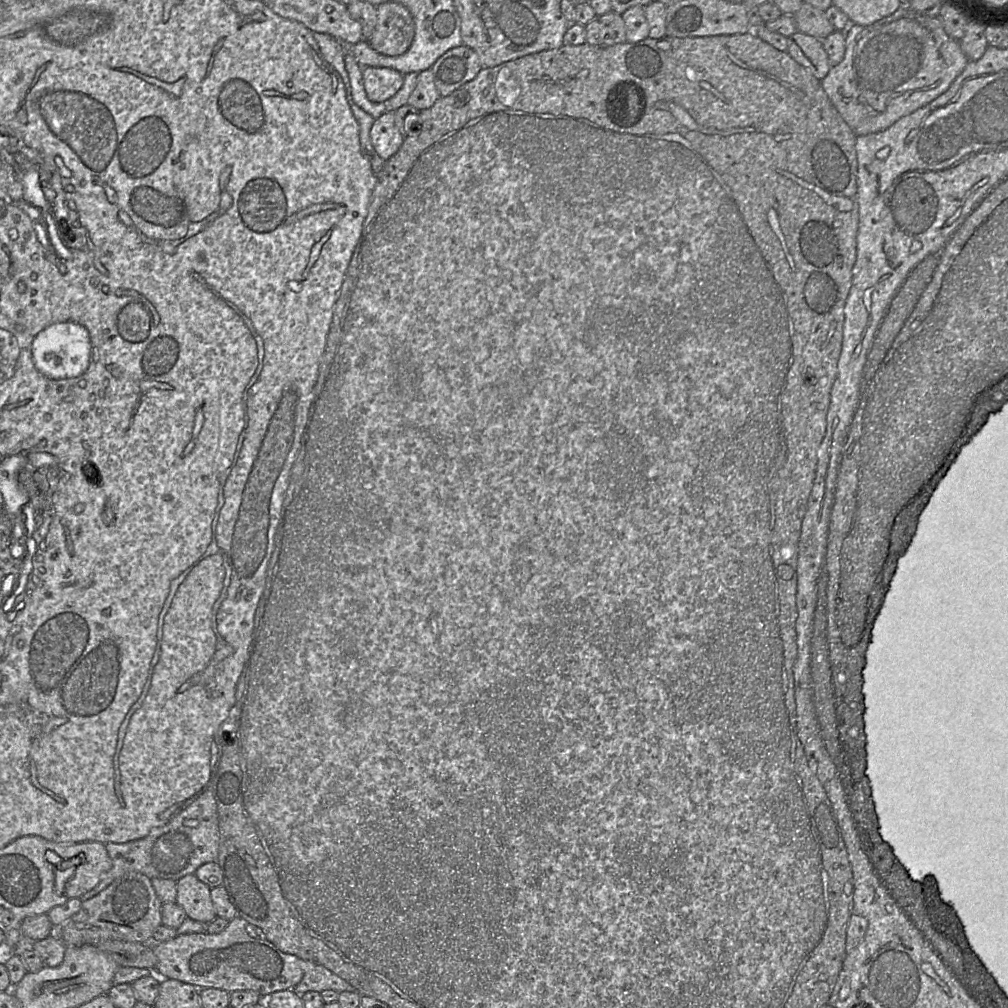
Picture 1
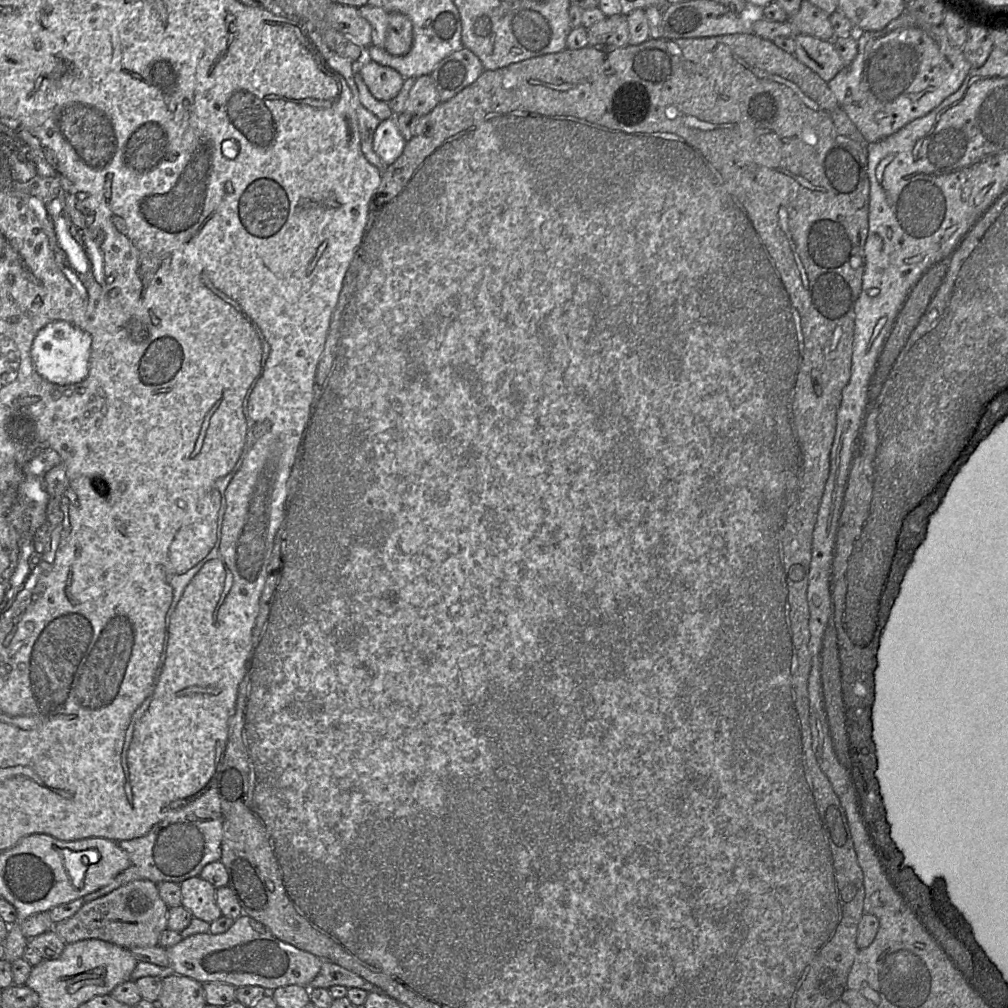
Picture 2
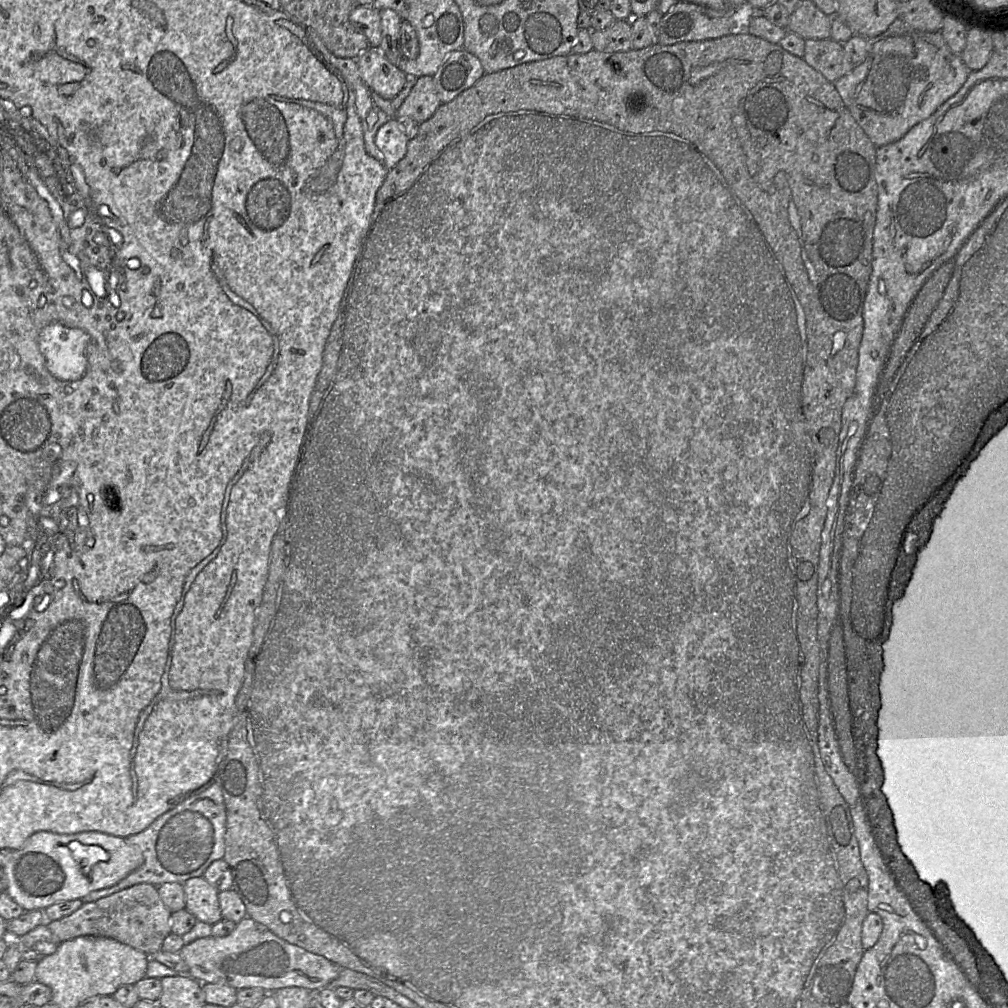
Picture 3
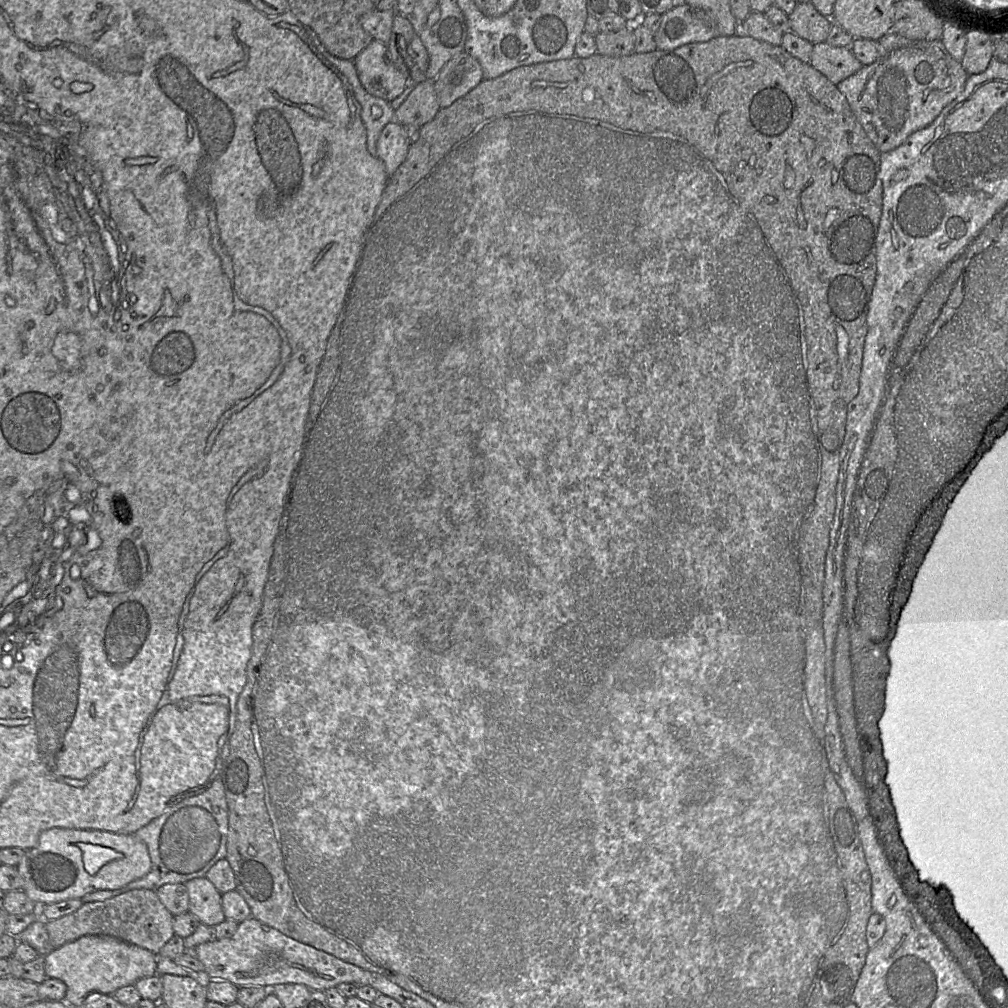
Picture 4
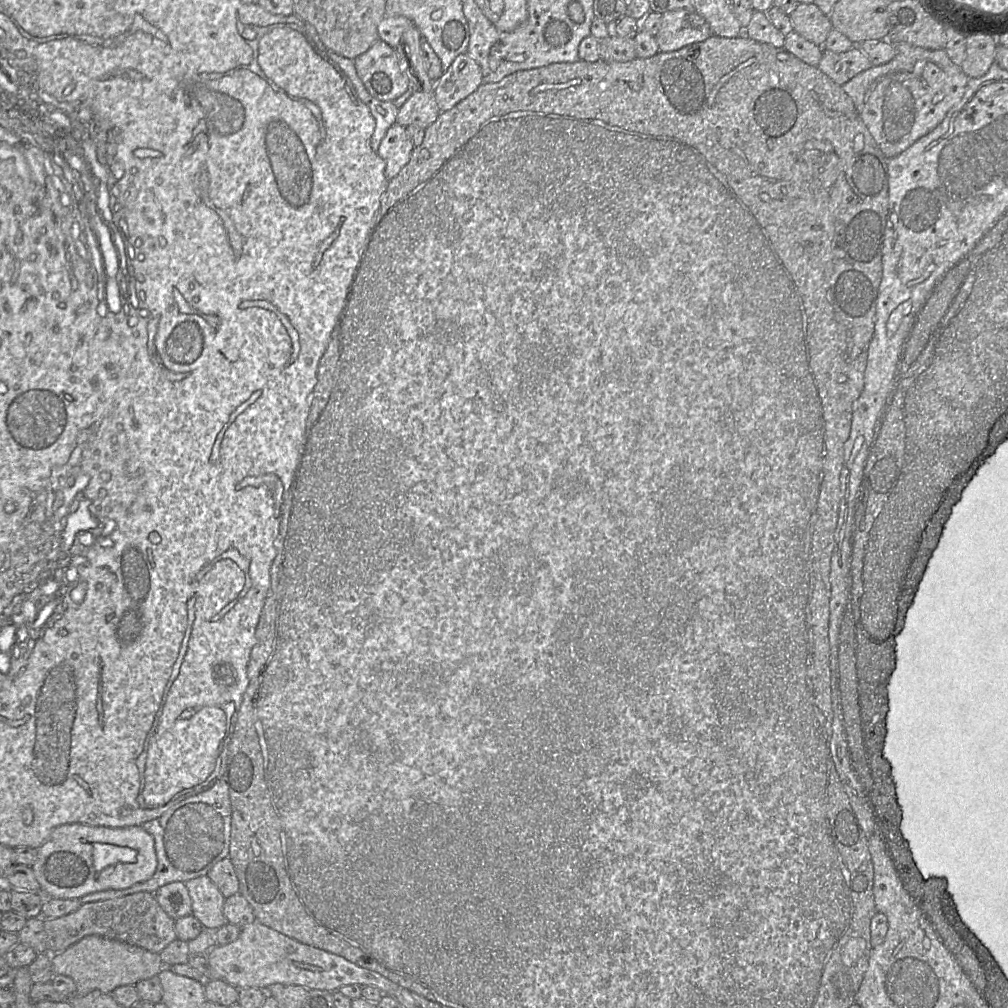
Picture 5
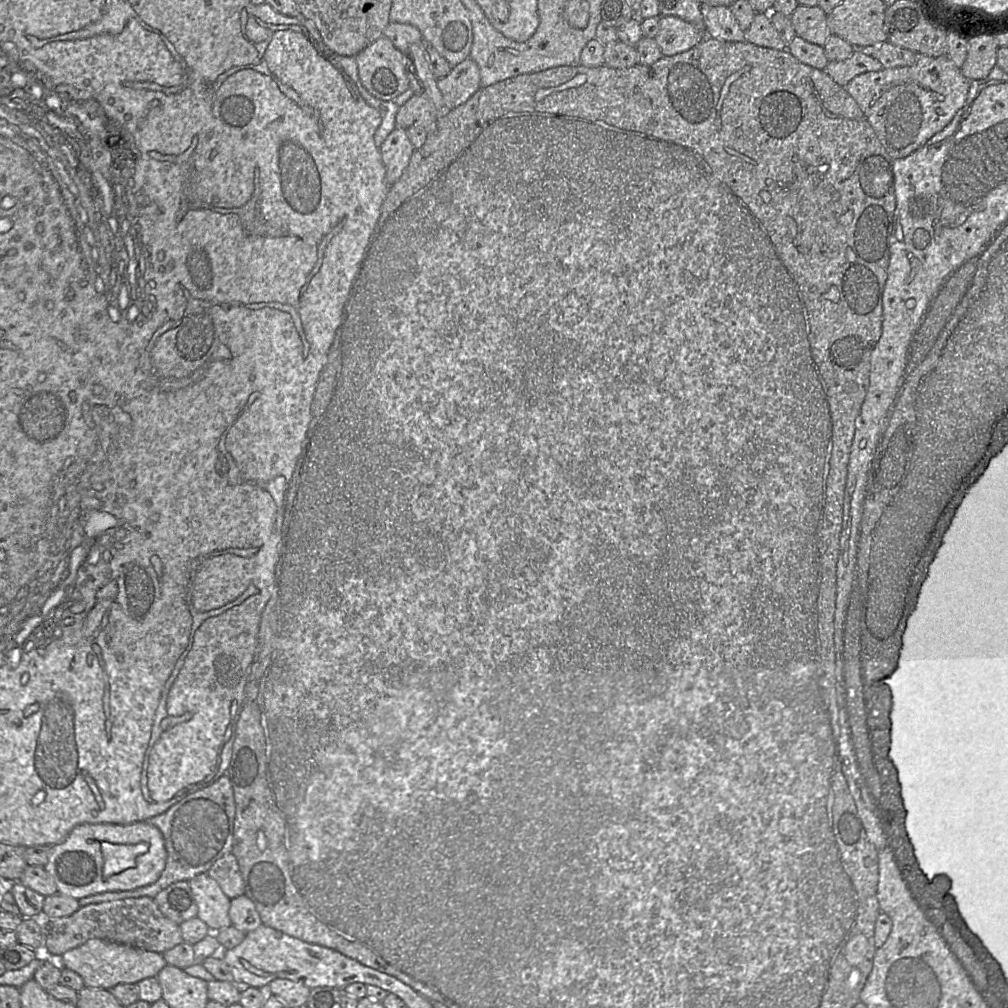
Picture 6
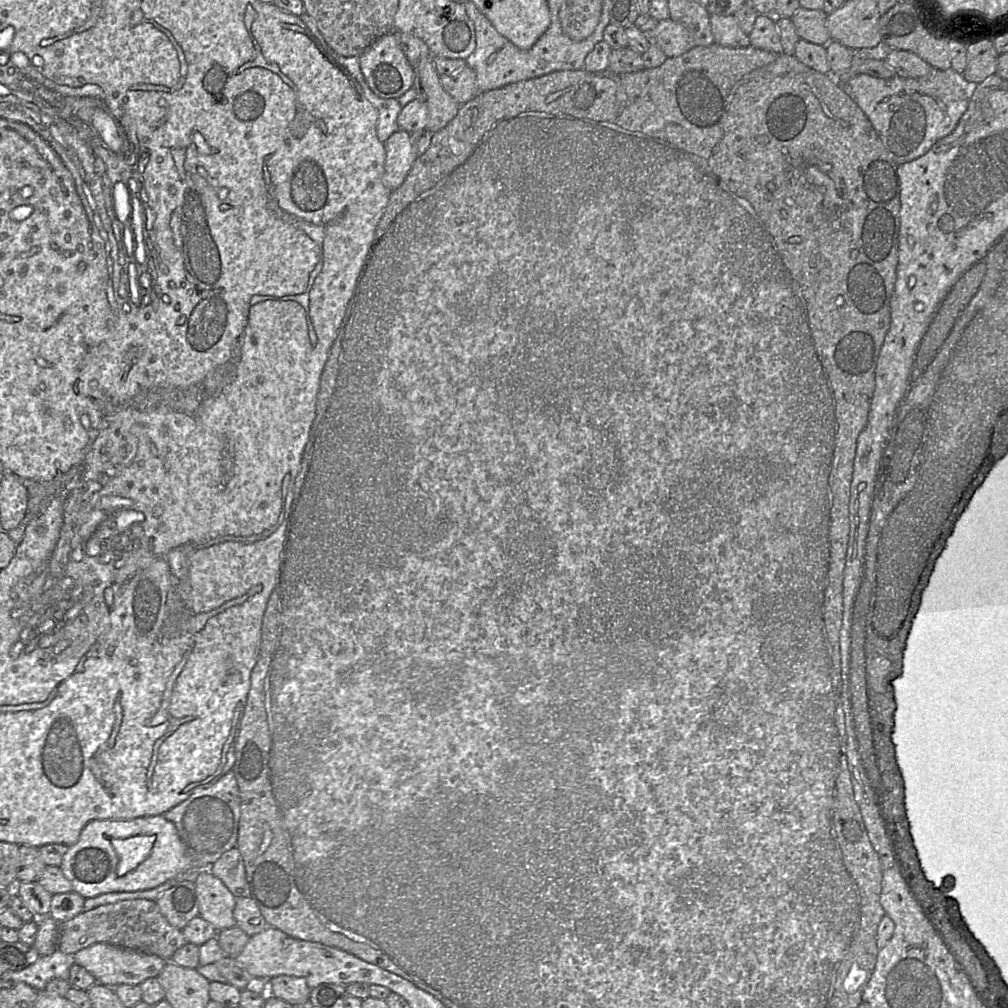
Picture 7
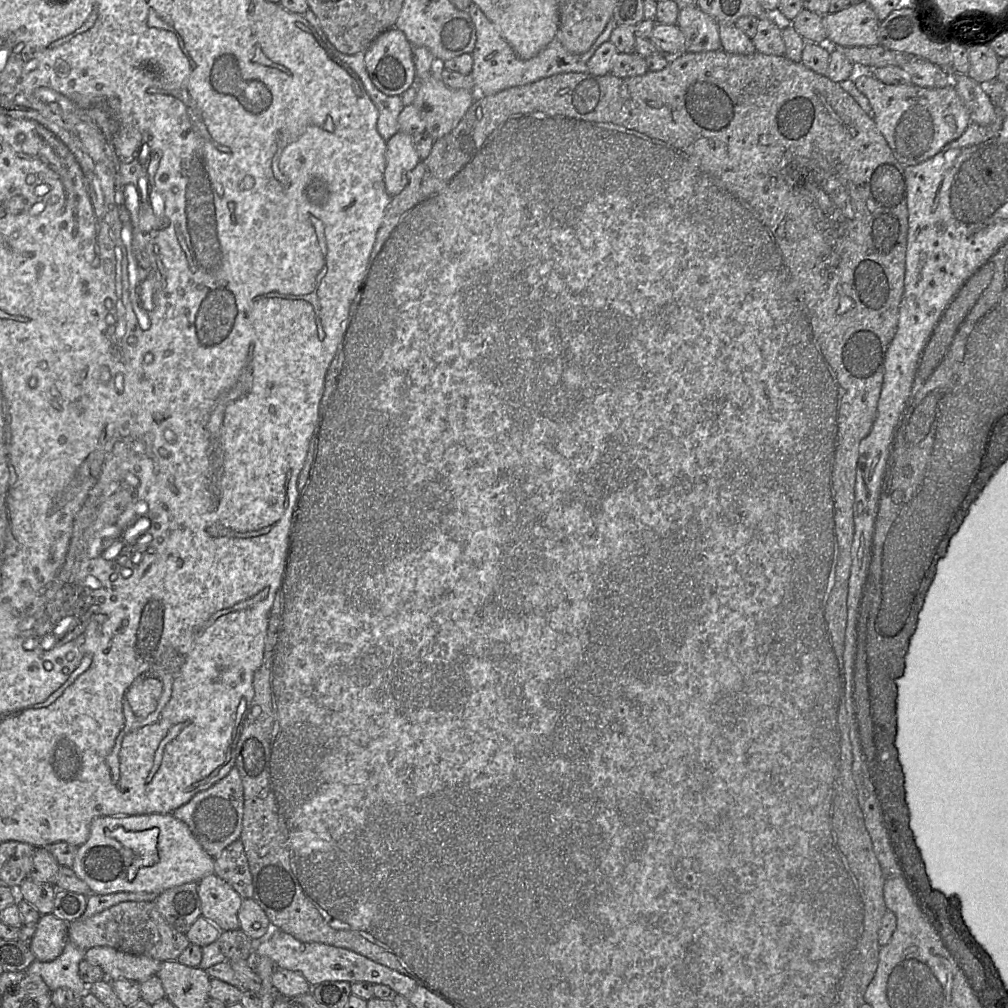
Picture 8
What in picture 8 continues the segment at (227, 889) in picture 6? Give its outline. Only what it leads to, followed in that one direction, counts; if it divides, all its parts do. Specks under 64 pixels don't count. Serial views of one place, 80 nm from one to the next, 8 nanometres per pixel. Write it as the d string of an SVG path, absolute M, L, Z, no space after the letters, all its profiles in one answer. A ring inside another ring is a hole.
M241 840L231 843L214 859L214 874L230 884L242 899L252 898L252 876Z

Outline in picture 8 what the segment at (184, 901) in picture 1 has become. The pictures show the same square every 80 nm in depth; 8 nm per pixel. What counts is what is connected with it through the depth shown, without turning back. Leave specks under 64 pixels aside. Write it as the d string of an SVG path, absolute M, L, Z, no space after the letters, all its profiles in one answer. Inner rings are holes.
M216 874L207 875L197 883L201 916L221 931L238 930L238 911L243 900L241 896Z

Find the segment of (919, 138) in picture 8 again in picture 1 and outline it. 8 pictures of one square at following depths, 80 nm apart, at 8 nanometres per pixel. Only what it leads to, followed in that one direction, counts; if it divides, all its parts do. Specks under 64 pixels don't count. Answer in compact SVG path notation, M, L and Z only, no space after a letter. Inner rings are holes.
M915 11L888 24L850 24L841 32L845 33L844 58L830 68L821 84L833 106L856 136L884 131L902 117L926 106L948 90L969 62L960 42L947 34L939 17L929 17Z

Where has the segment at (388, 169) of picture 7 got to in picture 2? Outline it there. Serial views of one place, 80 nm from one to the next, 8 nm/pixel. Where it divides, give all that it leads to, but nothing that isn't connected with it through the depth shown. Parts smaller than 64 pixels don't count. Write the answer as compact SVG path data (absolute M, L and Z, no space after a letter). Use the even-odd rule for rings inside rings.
M394 117L380 121L373 135L373 149L384 165L391 165L397 160L405 143Z

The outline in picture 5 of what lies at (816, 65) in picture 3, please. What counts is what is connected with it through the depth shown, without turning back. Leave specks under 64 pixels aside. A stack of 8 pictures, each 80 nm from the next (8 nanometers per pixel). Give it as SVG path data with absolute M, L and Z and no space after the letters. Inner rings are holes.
M853 46L842 53L823 49L817 67L831 80L842 86L857 74L871 68L872 64L860 47Z

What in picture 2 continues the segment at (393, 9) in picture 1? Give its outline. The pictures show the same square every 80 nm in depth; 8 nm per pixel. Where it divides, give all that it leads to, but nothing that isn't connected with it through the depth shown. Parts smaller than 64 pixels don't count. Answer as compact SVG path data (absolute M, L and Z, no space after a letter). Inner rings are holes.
M390 13L384 49L391 55L407 54L413 43L413 26L410 19L401 13Z

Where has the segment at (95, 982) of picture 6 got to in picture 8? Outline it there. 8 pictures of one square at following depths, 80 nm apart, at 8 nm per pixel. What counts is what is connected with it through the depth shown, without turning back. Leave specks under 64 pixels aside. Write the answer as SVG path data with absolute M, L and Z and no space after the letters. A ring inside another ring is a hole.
M96 946L85 952L85 960L98 965L105 973L106 979L129 979L138 982L157 975L163 961L129 954L108 946Z

